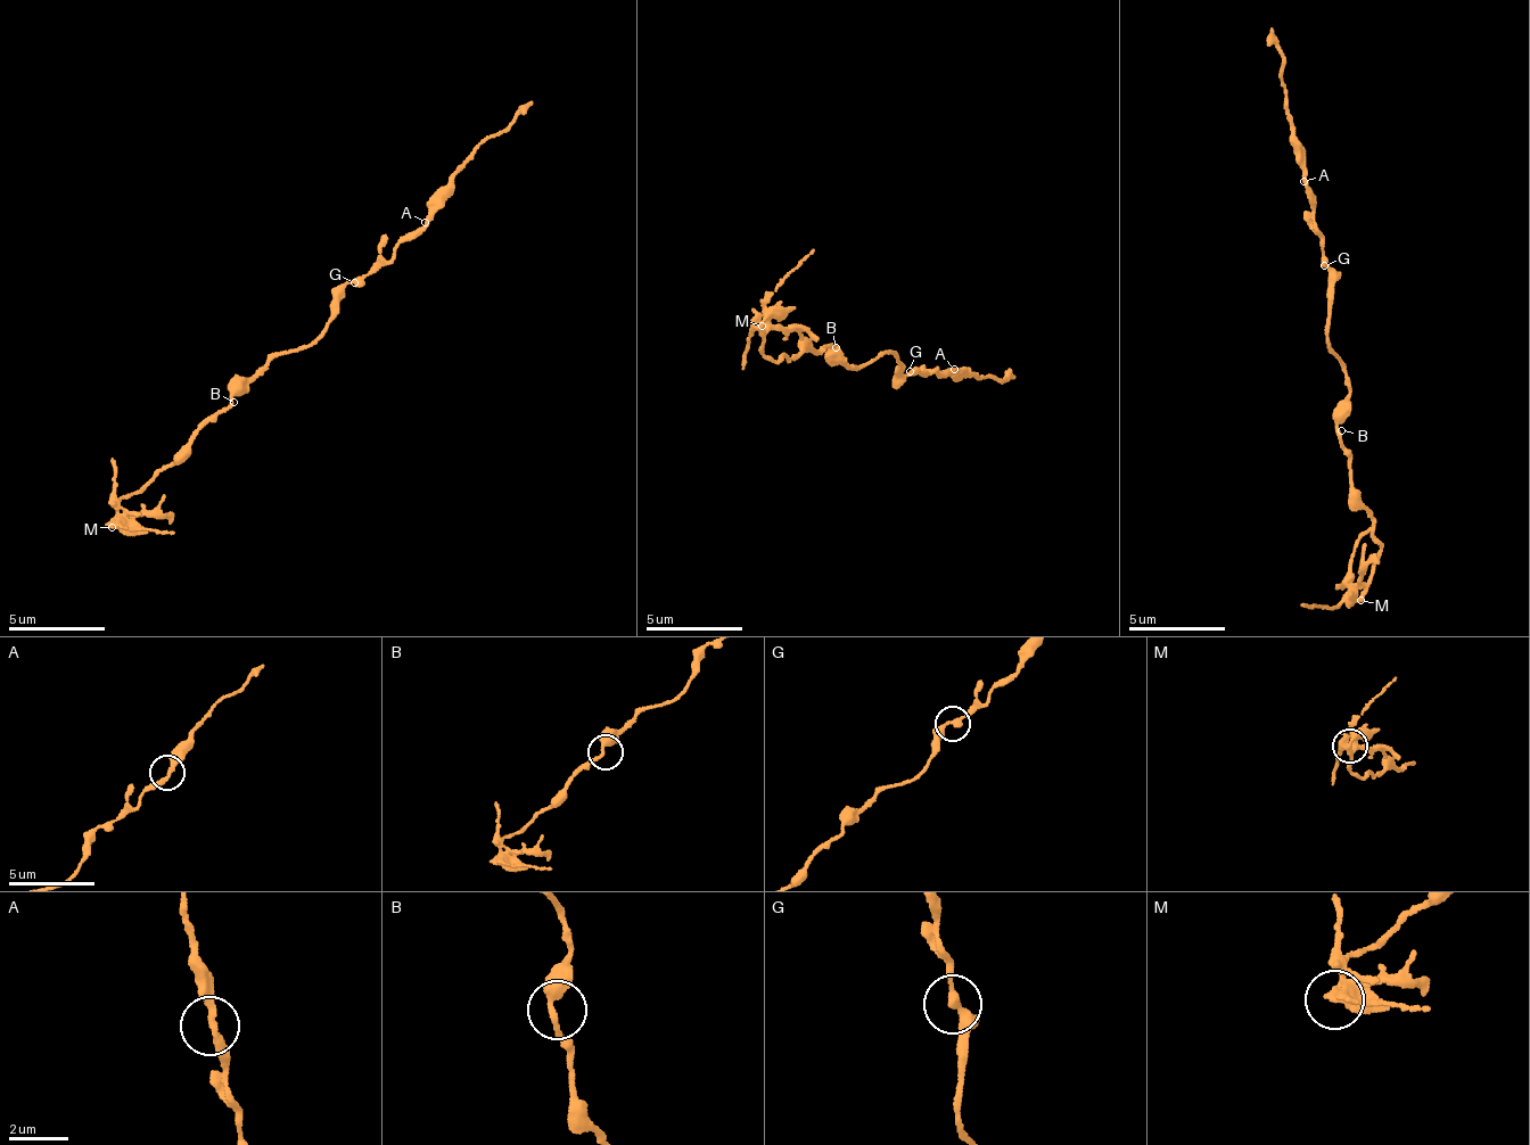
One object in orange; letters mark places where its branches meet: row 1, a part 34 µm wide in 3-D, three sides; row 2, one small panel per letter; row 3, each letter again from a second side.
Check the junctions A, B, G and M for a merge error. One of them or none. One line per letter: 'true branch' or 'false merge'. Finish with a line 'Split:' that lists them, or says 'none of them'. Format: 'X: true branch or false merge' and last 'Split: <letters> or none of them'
A: true branch
B: true branch
G: true branch
M: false merge
Split: M

